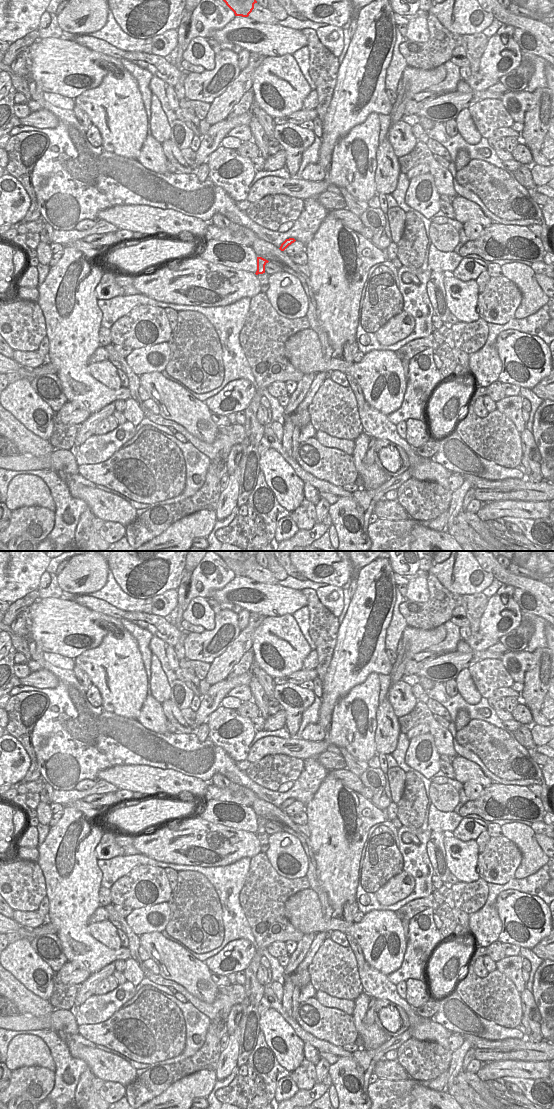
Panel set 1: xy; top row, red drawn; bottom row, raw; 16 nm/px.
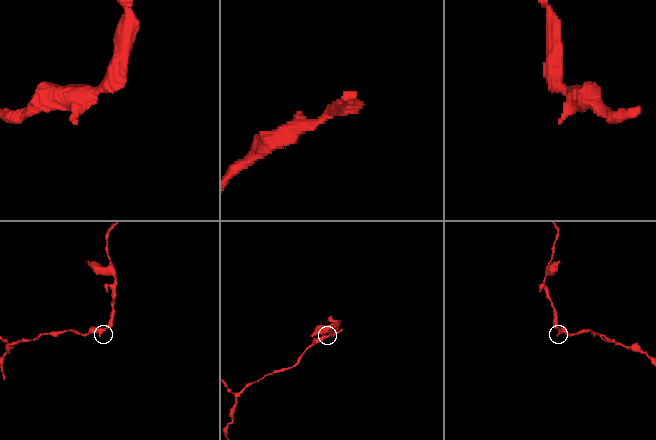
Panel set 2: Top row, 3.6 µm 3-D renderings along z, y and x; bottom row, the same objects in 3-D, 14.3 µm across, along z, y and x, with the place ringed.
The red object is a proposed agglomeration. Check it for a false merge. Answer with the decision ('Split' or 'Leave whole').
Leave whole

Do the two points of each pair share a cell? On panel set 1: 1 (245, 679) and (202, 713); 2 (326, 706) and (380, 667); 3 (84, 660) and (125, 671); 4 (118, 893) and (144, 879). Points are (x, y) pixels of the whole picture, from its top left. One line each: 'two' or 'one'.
1: one
2: one
3: one
4: one

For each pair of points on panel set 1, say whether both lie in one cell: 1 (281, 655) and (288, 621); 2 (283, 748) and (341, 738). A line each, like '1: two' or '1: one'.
1: one
2: one

